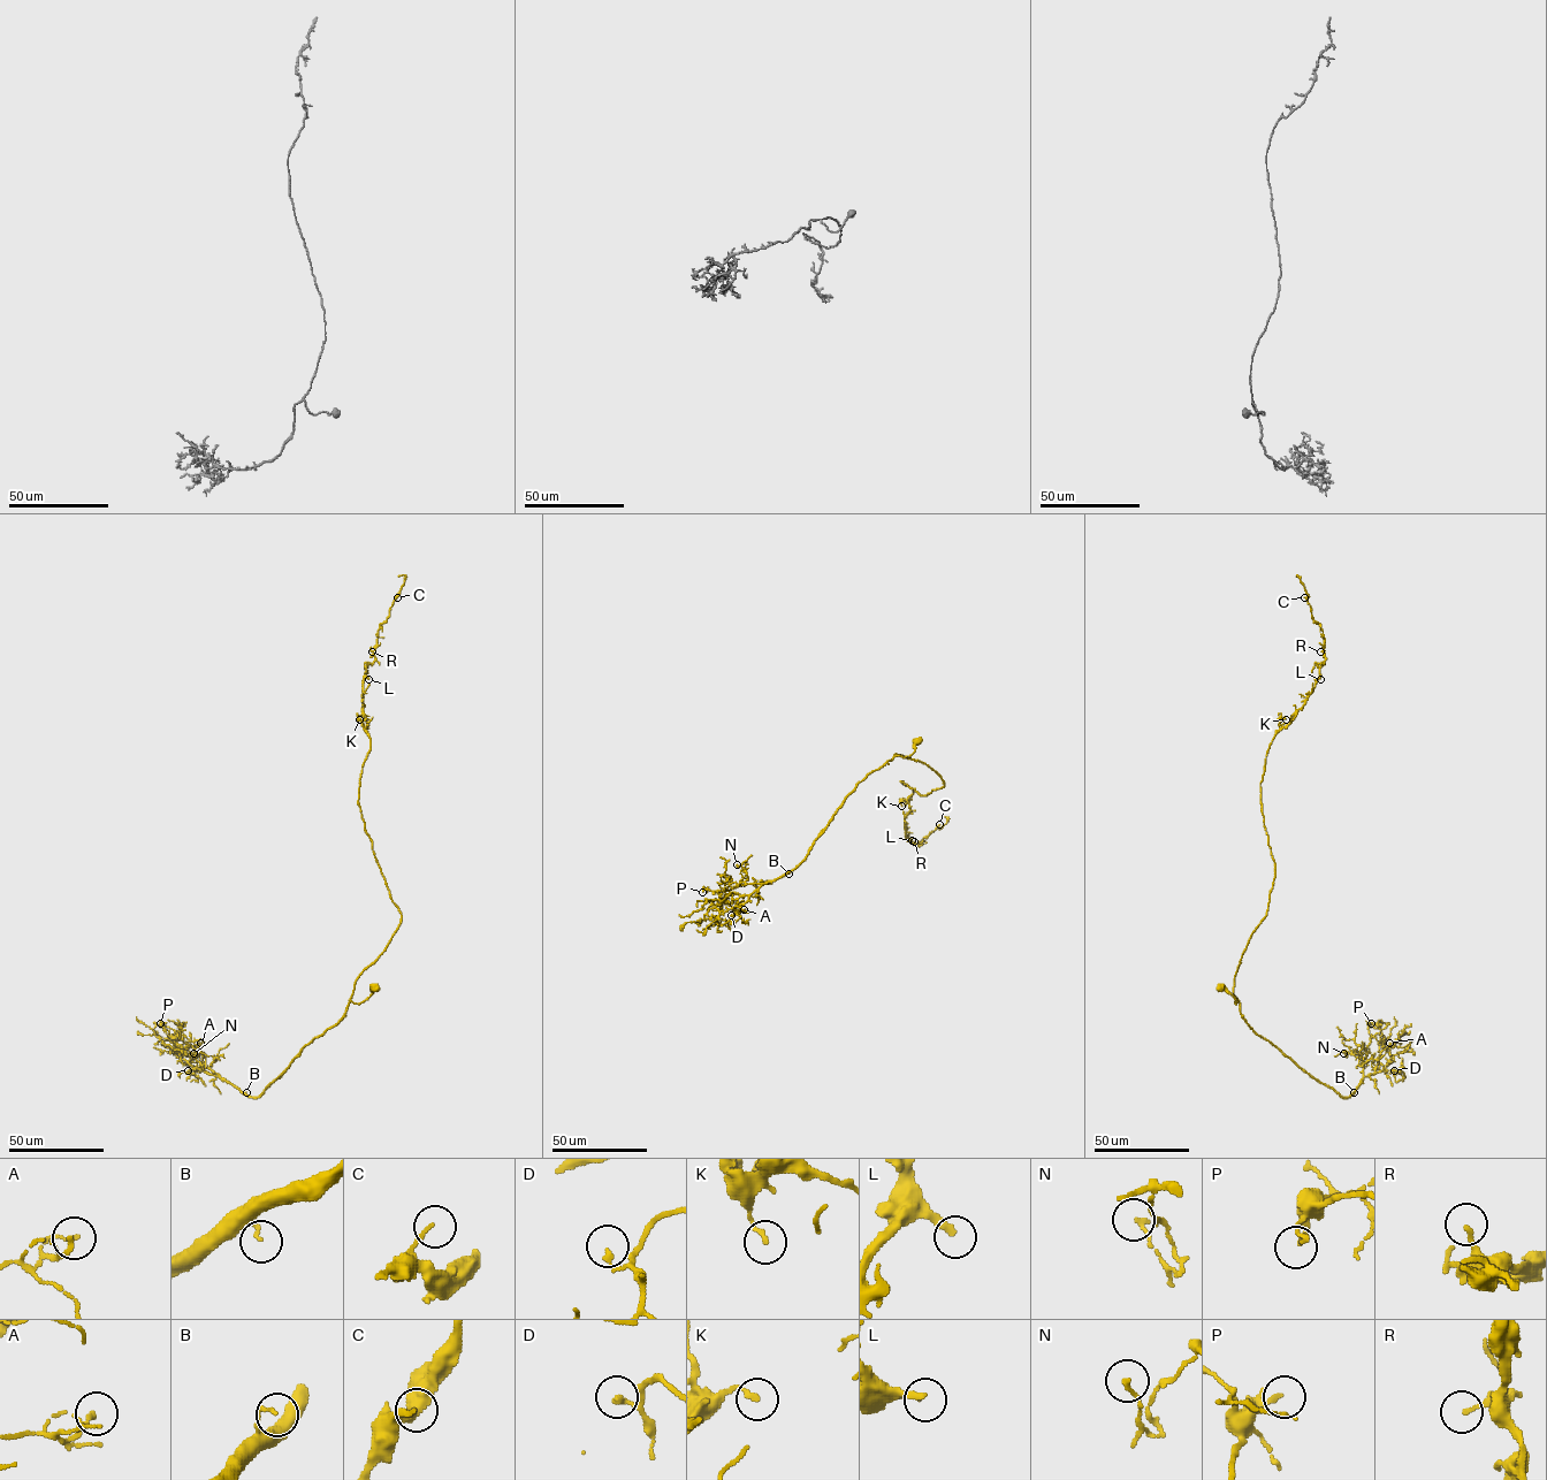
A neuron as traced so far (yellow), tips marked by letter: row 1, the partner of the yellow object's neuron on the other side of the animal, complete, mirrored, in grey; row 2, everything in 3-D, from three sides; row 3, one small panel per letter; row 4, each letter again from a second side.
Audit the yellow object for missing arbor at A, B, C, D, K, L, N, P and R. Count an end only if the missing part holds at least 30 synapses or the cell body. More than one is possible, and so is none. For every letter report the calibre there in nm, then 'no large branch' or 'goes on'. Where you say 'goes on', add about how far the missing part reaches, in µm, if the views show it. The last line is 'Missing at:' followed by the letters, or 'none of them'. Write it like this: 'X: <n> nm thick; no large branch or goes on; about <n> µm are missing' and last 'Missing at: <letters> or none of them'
A: 100 nm thick; no large branch
B: 120 nm thick; no large branch
C: 140 nm thick; no large branch
D: 200 nm thick; no large branch
K: 150 nm thick; no large branch
L: 240 nm thick; goes on; about 10 µm are missing
N: 140 nm thick; no large branch
P: 130 nm thick; no large branch
R: 170 nm thick; no large branch
Missing at: L

